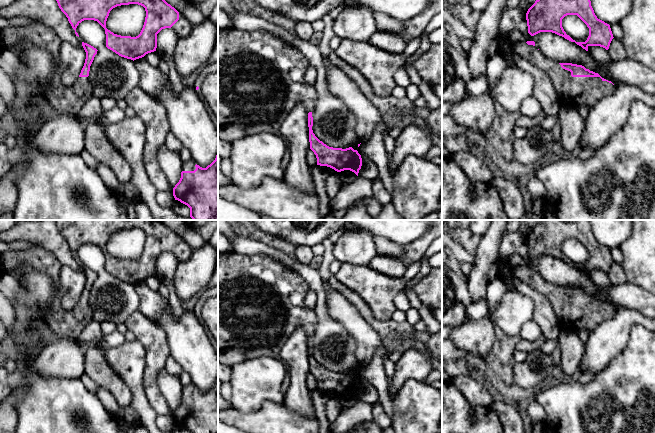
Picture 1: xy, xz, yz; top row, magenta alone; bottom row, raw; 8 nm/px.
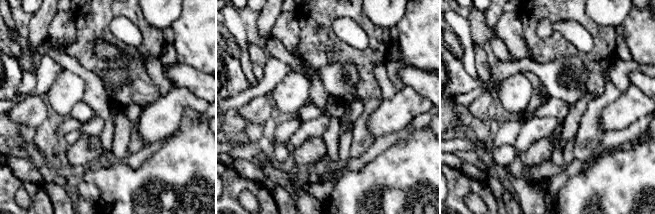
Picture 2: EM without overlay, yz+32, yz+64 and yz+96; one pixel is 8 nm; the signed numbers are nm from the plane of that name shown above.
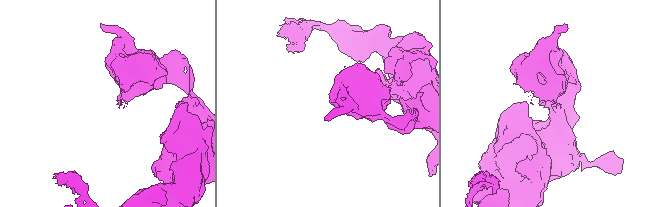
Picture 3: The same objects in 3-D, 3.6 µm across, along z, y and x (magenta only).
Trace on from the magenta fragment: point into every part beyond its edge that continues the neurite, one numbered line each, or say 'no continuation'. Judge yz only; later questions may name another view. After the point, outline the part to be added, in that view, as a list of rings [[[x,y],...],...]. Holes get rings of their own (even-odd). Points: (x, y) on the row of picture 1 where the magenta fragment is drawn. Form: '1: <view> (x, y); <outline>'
1: yz (578, 91); [[[518,43],[513,45],[513,52],[542,69],[549,76],[561,105],[591,108],[603,97],[613,94],[617,88],[600,77],[572,77],[570,71],[547,58],[537,46]]]

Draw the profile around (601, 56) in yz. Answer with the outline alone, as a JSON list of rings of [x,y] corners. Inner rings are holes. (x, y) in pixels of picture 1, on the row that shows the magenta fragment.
[[[588,46],[588,52],[593,56],[594,60],[602,66],[606,66],[610,62],[608,50],[600,46]]]

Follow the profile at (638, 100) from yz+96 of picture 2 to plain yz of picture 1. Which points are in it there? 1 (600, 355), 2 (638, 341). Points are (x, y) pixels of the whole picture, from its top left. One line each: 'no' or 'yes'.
1: yes
2: no

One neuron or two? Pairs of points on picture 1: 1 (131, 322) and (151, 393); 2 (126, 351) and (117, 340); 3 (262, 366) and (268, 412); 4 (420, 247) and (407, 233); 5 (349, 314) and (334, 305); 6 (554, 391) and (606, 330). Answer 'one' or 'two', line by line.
1: one
2: two
3: two
4: two
5: one
6: two

